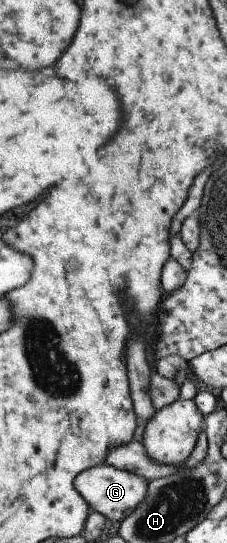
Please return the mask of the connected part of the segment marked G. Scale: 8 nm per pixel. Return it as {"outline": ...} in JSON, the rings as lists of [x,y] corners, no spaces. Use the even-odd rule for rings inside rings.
{"outline":[[[102,462],[84,470],[80,476],[76,476],[74,488],[89,504],[89,508],[114,522],[126,518],[138,506],[138,503],[144,498],[147,484],[148,481],[137,474],[114,468],[108,463]]]}

